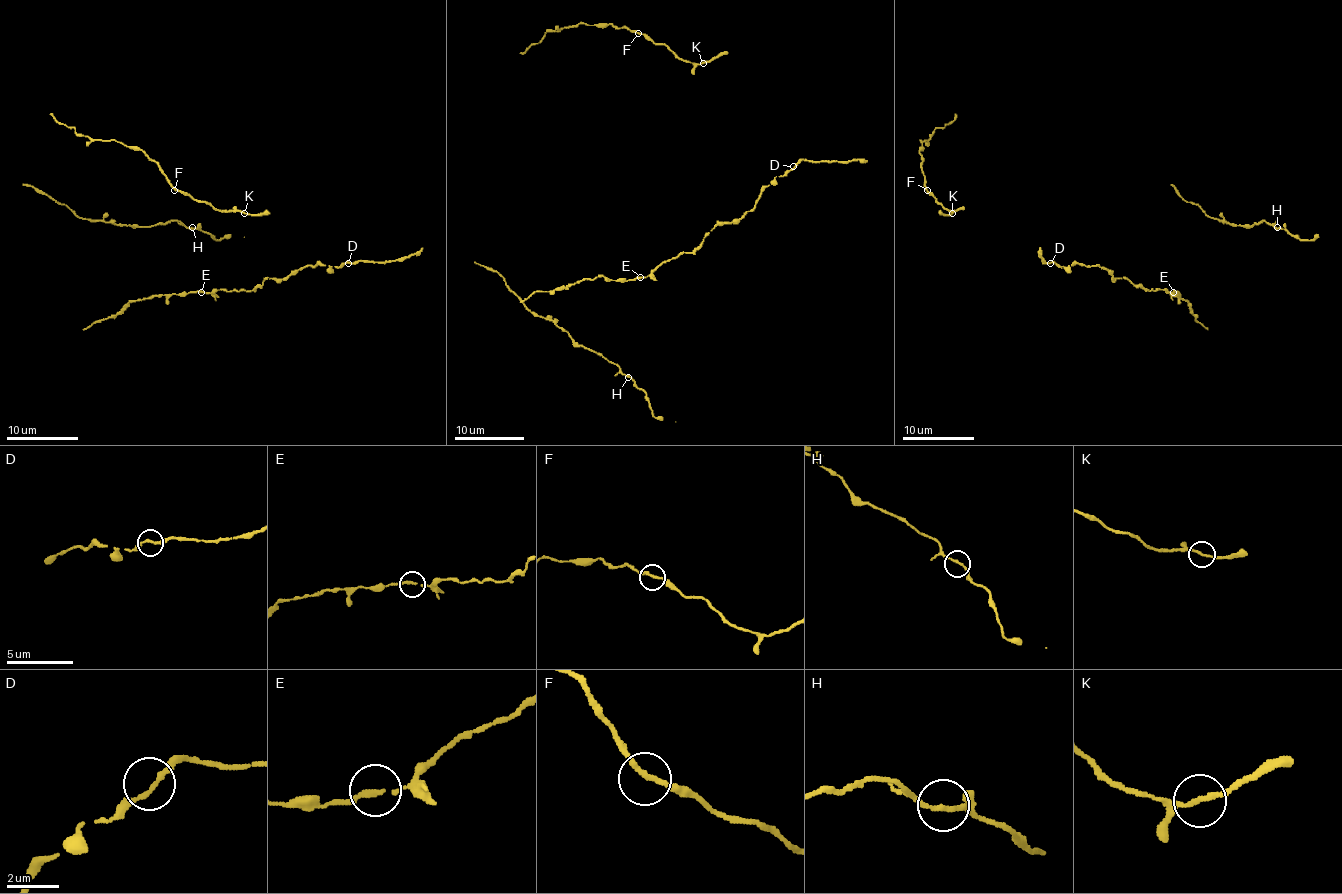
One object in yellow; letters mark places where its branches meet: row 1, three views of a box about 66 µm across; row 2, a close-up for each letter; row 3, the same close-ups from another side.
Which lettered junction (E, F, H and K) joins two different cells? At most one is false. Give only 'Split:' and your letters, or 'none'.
Split: none

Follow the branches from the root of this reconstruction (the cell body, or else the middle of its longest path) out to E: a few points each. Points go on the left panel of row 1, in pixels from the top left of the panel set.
E: (312, 267), (300, 267), (281, 279), (266, 277), (251, 290), (201, 292)

